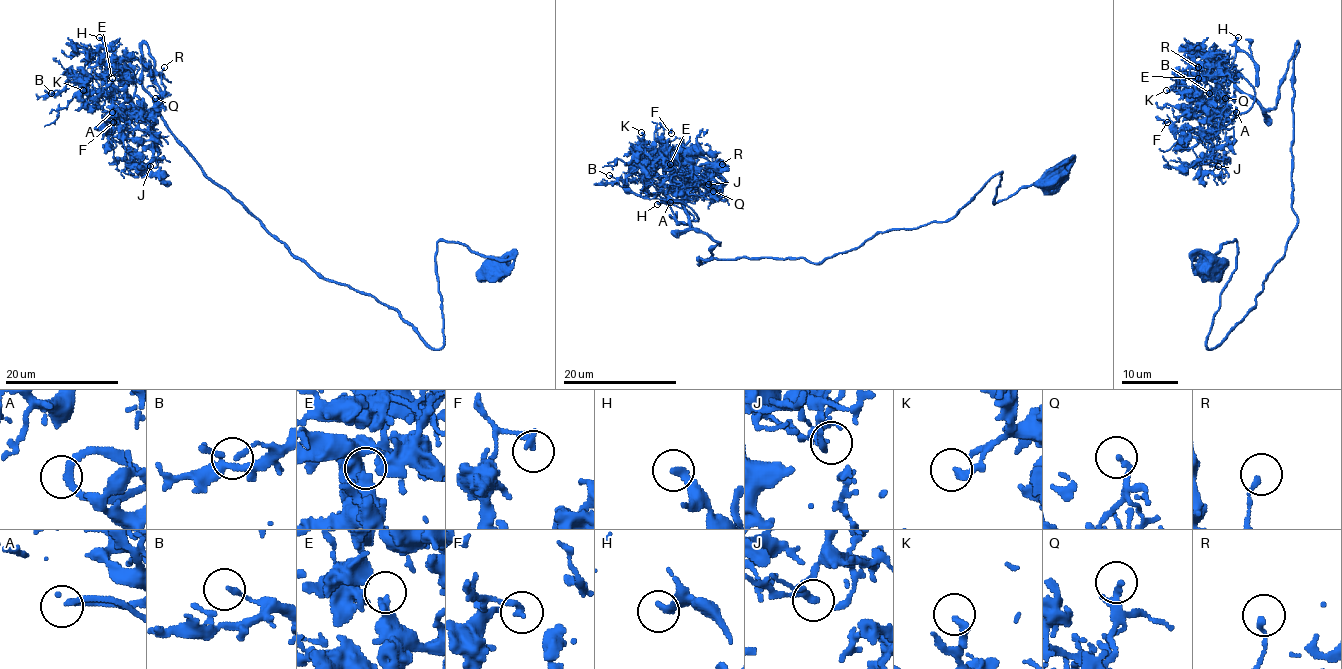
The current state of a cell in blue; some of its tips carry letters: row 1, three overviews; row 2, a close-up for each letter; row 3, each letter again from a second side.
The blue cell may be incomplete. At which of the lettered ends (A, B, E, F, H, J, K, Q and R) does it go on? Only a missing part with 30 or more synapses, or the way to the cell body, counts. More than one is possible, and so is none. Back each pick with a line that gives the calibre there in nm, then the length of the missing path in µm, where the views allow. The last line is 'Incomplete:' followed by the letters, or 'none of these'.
H: 280 nm thick; about 35 µm are missing
Incomplete: H

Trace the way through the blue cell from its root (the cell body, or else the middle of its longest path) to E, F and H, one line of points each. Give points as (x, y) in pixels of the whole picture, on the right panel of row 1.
E: (1212, 268), (1236, 241), (1208, 349), (1255, 306), (1297, 223), (1299, 45), (1272, 108), (1192, 93), (1198, 78)
F: (1212, 268), (1236, 241), (1208, 349), (1297, 223), (1299, 45), (1275, 107), (1255, 97), (1200, 135), (1167, 122)
H: (1212, 268), (1236, 241), (1208, 349), (1255, 306), (1297, 223), (1299, 45), (1263, 108), (1235, 83), (1238, 37)

